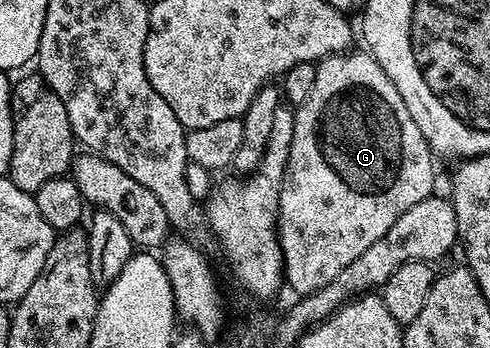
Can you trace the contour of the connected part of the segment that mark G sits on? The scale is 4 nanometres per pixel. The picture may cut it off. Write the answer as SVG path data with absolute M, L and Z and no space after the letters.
M366 51L354 52L335 53L317 62L316 79L312 83L312 95L308 95L308 99L303 105L297 106L294 114L296 132L292 134L292 151L288 155L286 178L282 181L280 203L278 204L278 242L282 248L284 281L288 289L290 285L294 295L315 293L320 291L320 287L328 287L328 283L332 283L332 279L336 279L336 275L340 275L340 271L344 271L344 267L348 267L348 263L352 263L352 259L360 259L360 255L364 255L364 251L368 251L368 247L372 247L372 243L376 243L376 239L380 239L380 235L384 235L384 231L388 231L388 227L392 227L392 223L396 223L396 219L400 219L400 215L404 215L404 211L408 211L408 207L416 207L416 203L431 196L432 179L436 172L436 165L434 165L436 158L430 152L424 135L420 135L420 127L416 127L412 115L408 115L408 107L404 107L404 99L400 99L400 91L396 91L392 79L388 79L388 75L384 75L384 71L376 63L376 59Z

